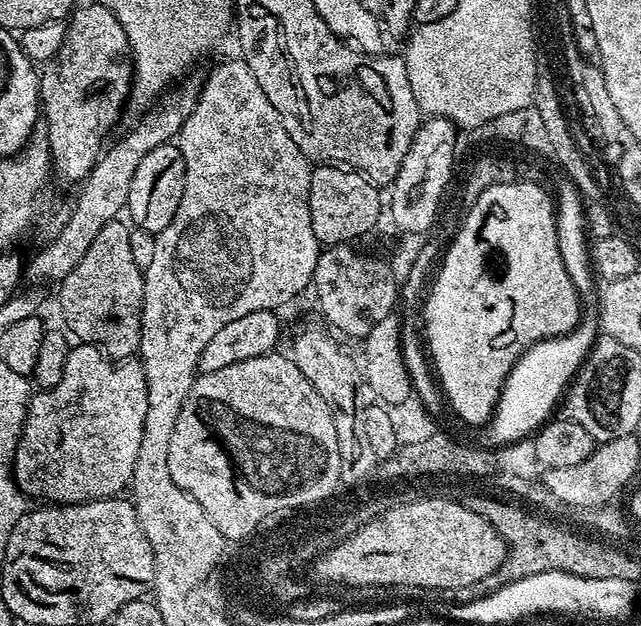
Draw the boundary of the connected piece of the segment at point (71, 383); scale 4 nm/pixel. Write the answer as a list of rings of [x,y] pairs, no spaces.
[[[80,342],[69,347],[66,370],[62,370],[62,379],[58,382],[58,386],[37,391],[28,401],[28,412],[24,416],[24,428],[20,431],[20,440],[16,443],[16,457],[12,460],[12,479],[15,480],[16,487],[24,493],[25,497],[37,496],[38,499],[44,500],[40,502],[47,502],[52,506],[86,504],[90,500],[111,500],[119,497],[123,493],[120,491],[123,488],[125,491],[131,485],[134,466],[138,462],[138,450],[142,446],[142,430],[146,426],[147,389],[146,374],[139,359],[114,361],[101,348],[87,342]]]

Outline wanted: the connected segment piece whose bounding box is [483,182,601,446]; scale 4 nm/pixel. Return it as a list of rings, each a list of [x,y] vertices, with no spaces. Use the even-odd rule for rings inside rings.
[[[567,182],[560,188],[560,193],[555,193],[554,207],[556,210],[556,237],[558,238],[558,250],[562,254],[562,266],[566,266],[566,274],[570,274],[572,284],[576,287],[576,294],[582,301],[582,315],[580,323],[571,332],[563,336],[554,336],[551,340],[542,340],[539,344],[532,345],[512,368],[512,373],[506,378],[504,389],[500,392],[500,398],[496,401],[496,410],[492,414],[490,426],[483,429],[487,442],[492,446],[513,444],[516,441],[531,437],[553,415],[552,407],[561,403],[566,389],[580,365],[584,363],[588,356],[588,351],[592,349],[600,328],[600,297],[601,293],[596,292],[592,285],[594,272],[590,259],[590,236],[584,233],[584,204],[582,193],[575,183]]]

